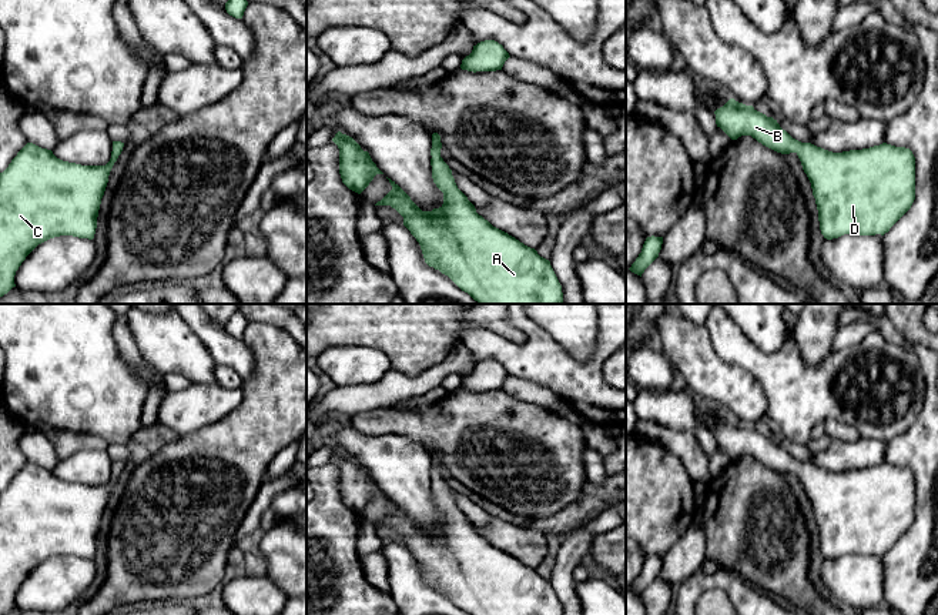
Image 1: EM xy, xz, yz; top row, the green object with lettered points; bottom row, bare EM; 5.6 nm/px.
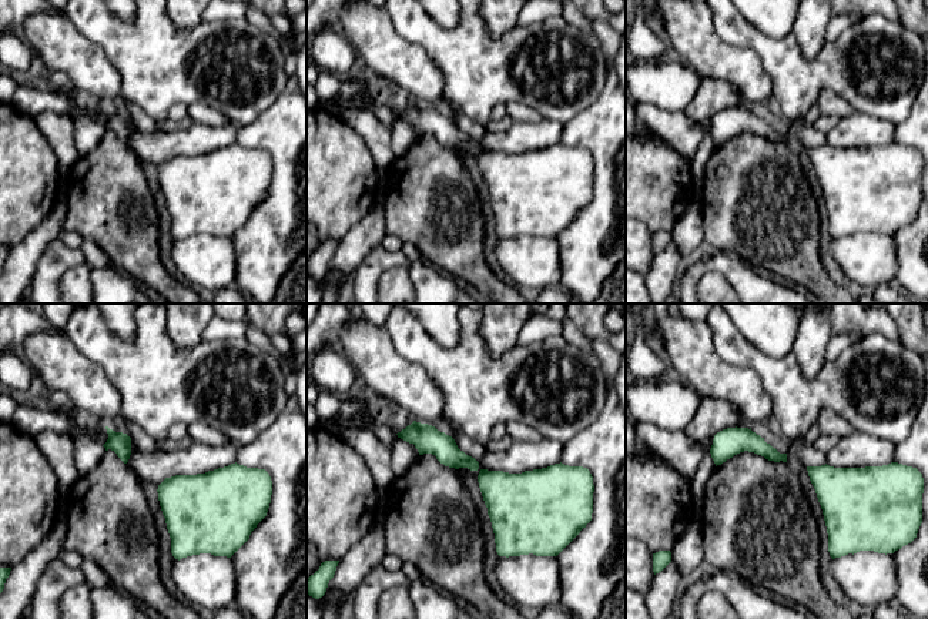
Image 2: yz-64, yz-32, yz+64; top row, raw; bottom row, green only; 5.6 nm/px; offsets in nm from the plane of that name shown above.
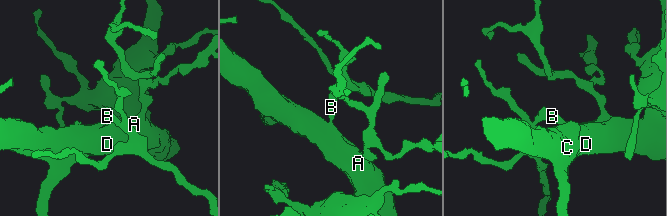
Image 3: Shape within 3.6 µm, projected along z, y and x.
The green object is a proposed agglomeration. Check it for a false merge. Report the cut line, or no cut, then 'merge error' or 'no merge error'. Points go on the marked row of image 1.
no cut; no merge error

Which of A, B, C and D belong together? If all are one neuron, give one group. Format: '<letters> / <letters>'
A B C D

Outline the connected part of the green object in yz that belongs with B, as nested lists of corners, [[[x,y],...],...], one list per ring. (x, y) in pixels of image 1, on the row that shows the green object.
[[[734,98],[717,108],[714,114],[717,127],[731,140],[751,136],[777,153],[795,153],[798,156],[811,183],[821,234],[827,240],[844,234],[884,235],[911,208],[915,200],[915,157],[909,148],[882,143],[870,148],[833,153],[793,138],[777,120]]]

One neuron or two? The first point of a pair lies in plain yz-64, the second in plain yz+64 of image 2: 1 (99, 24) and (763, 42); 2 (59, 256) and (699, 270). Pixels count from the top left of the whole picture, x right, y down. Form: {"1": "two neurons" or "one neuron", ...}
{"1": "one neuron", "2": "one neuron"}

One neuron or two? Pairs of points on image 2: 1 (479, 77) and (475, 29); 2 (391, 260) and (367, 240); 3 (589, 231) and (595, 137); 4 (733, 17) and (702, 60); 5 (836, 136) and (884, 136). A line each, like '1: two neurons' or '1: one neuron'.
1: one neuron
2: two neurons
3: one neuron
4: two neurons
5: one neuron

